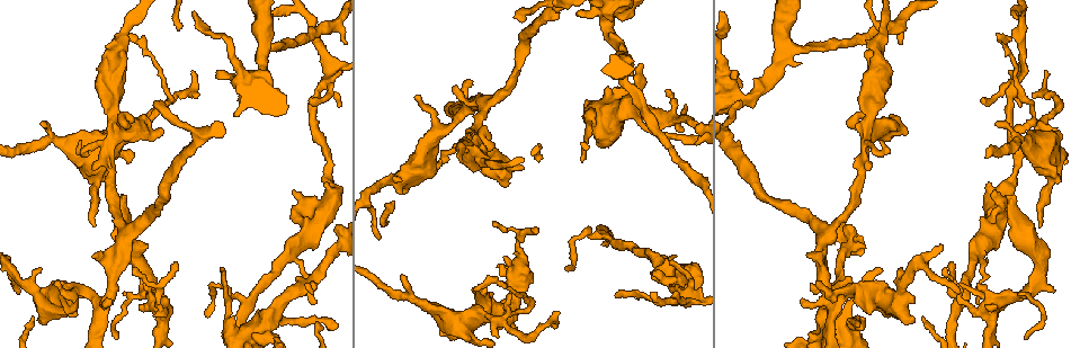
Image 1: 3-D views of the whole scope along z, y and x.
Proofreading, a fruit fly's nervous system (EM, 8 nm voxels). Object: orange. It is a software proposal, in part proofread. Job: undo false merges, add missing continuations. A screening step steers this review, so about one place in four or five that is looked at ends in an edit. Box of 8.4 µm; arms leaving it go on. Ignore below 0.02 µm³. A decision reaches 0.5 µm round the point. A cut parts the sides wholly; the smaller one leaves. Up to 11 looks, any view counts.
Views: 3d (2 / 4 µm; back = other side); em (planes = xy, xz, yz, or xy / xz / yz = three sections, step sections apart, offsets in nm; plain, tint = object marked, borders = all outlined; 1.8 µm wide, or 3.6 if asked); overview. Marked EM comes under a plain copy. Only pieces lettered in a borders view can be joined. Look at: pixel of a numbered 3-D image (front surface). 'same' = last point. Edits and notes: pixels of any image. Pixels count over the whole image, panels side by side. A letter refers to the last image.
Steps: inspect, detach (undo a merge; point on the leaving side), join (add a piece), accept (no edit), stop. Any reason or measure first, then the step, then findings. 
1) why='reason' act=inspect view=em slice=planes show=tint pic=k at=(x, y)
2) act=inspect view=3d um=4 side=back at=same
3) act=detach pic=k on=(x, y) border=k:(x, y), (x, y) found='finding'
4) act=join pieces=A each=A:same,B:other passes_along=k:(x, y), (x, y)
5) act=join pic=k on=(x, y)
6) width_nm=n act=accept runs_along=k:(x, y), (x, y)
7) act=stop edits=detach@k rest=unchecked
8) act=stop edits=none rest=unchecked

why='tapers out' act=inspect view=em slice=planes show=tint pic=1 at=(878, 267)

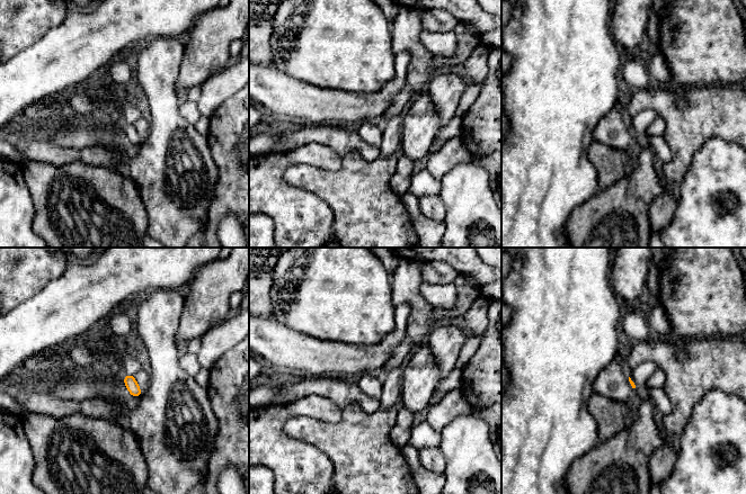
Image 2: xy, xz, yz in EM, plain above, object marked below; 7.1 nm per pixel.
act=inspect view=em slice=planes show=borders at=same

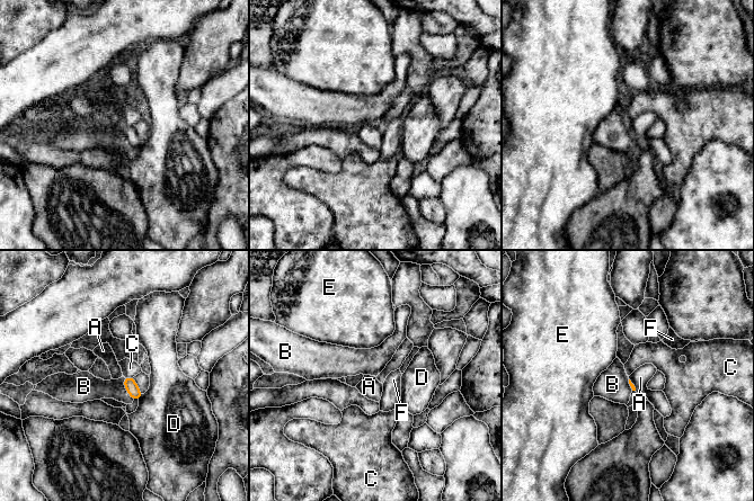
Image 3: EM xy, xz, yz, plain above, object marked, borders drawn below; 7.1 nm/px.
act=accept each=A:other,B:other,C:other,D:other,E:other,F:other border=3:(123, 377), (125, 390), (133, 400) found='none of them fits'

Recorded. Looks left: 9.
why='sudden change in width' act=inspect view=em um=3.6 slice=xz step=16 show=borders pic=1 at=(592, 117)

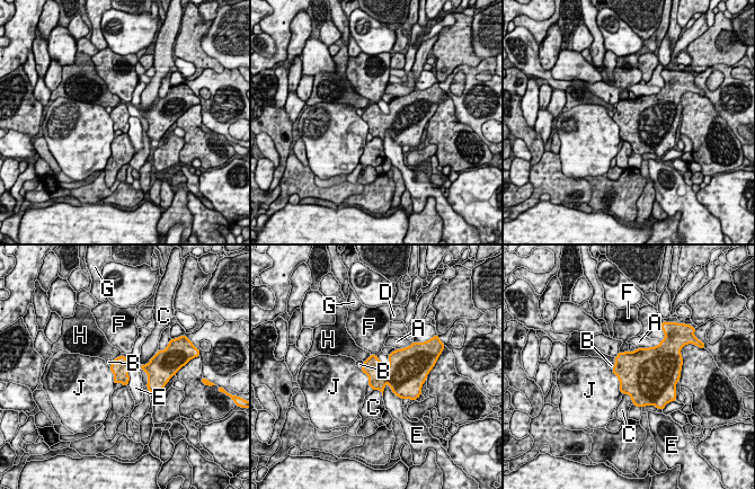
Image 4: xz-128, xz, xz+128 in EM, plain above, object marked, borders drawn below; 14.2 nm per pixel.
act=accept each=A:other,B:other,C:other,D:other,E:other,F:other,G:other,H:other,J:other border=4:(387, 382), (390, 389), (401, 399) found='one cell here'

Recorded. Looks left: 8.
why='side arm on a straight run' act=inspect view=3d um=4 pic=1 at=(318, 88)

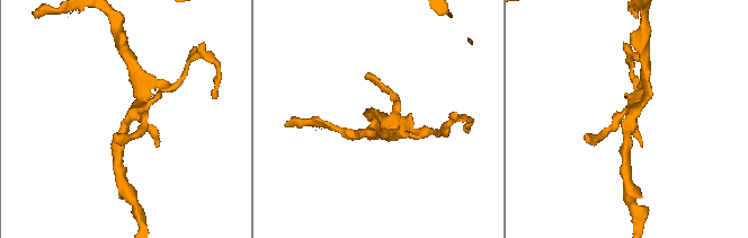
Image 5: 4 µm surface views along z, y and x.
act=inspect view=em um=3.6 slice=planes show=tint pic=5 at=(631, 118)

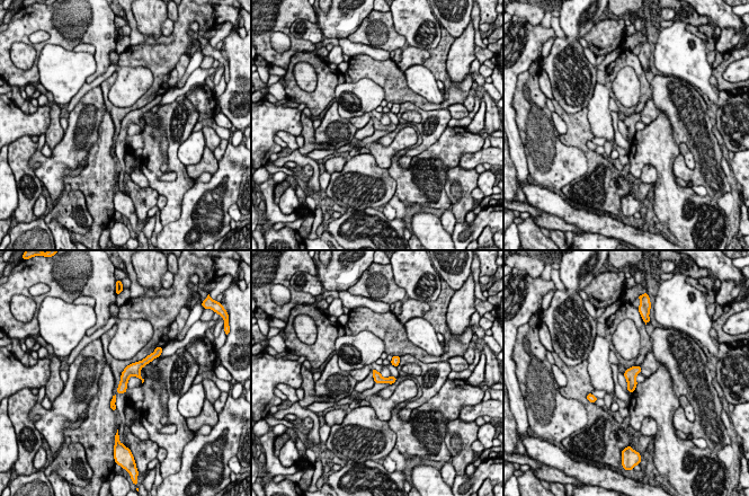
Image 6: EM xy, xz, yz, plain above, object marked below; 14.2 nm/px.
act=inspect view=em um=3.6 slice=planes show=borders at=same

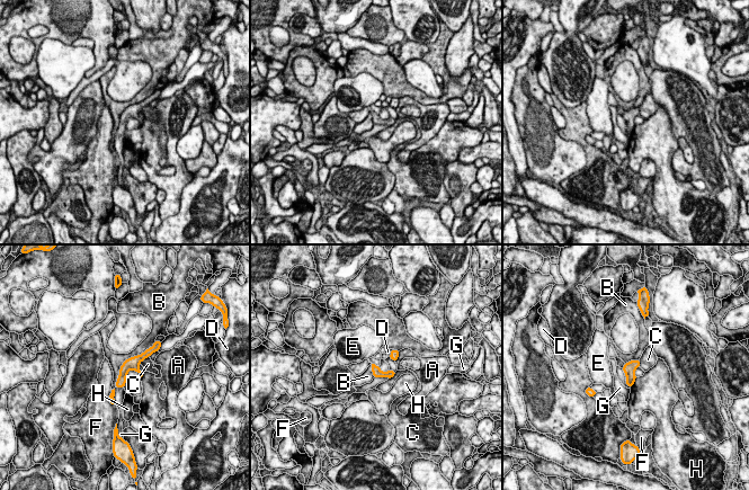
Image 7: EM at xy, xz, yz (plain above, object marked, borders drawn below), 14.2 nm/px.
width_nm=140 act=accept each=A:other,B:other,C:other,D:other,E:other,F:other,G:other,H:other border=7:(153, 345), (124, 362), (112, 390) found='continuous, no second cell'

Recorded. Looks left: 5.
why='free end' act=inspect view=em slice=planes show=tint pic=1 at=(1047, 71)

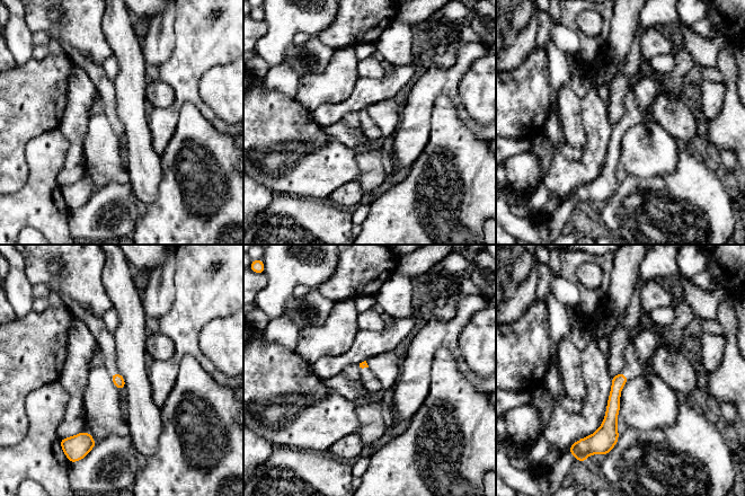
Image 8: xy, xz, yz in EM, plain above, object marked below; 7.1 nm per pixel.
why='see the neighbours' act=inspect view=em slice=planes show=borders at=same

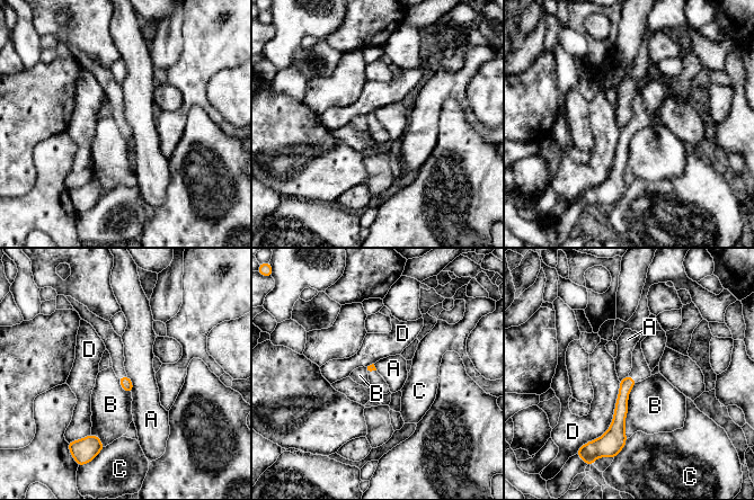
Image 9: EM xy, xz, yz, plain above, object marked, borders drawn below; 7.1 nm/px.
act=accept each=A:other,B:other,C:other,D:other found='none of them fits'

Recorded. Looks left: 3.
act=stop edits=none rest=unchecked

